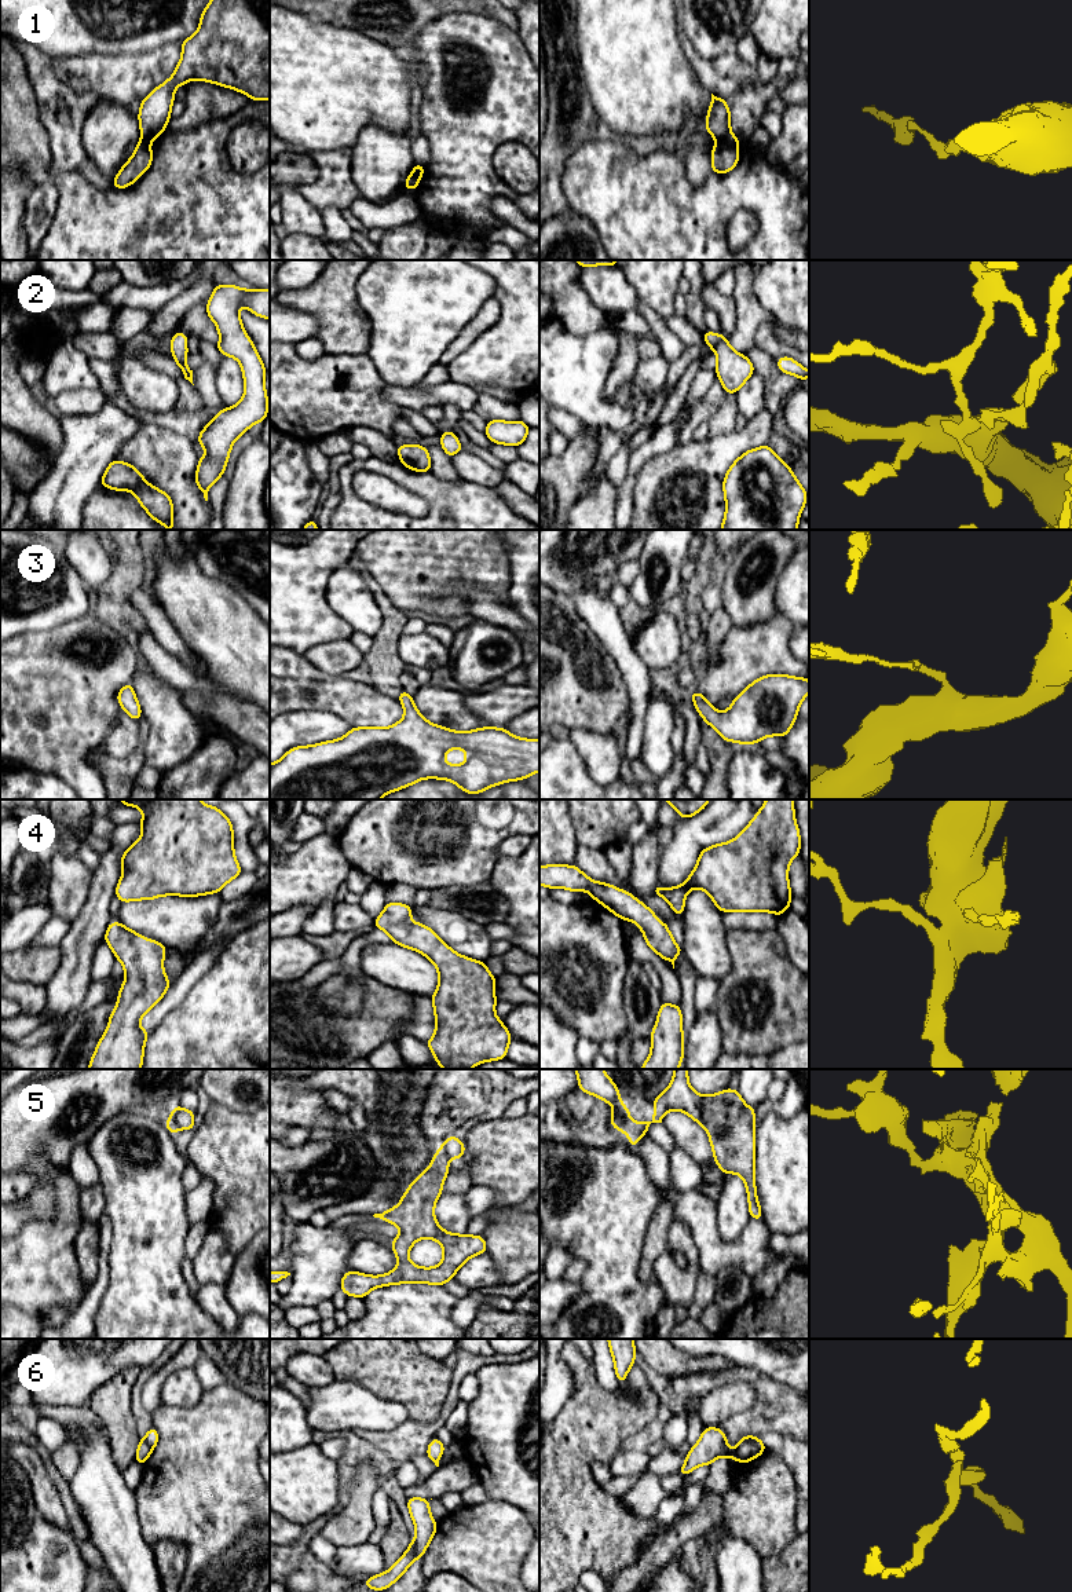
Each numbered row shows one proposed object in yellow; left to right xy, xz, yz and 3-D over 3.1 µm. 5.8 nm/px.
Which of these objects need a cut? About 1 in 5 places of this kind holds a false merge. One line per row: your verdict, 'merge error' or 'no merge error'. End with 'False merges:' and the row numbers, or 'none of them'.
1: merge error
2: no merge error
3: no merge error
4: no merge error
5: merge error
6: merge error
False merges: 1, 5, 6

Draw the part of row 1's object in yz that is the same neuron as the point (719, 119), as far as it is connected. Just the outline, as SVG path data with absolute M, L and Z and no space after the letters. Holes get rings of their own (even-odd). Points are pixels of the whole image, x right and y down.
M711 94L711 105L709 106L706 118L706 131L717 140L722 140L731 133L731 113L725 99Z

